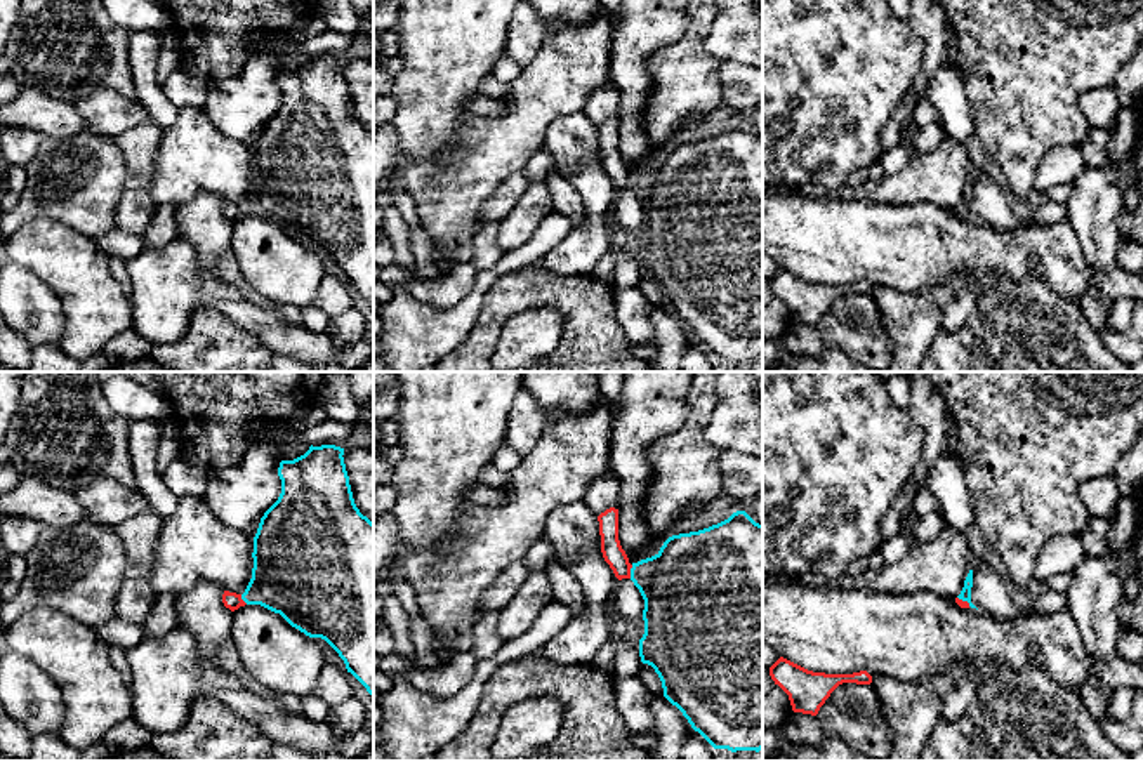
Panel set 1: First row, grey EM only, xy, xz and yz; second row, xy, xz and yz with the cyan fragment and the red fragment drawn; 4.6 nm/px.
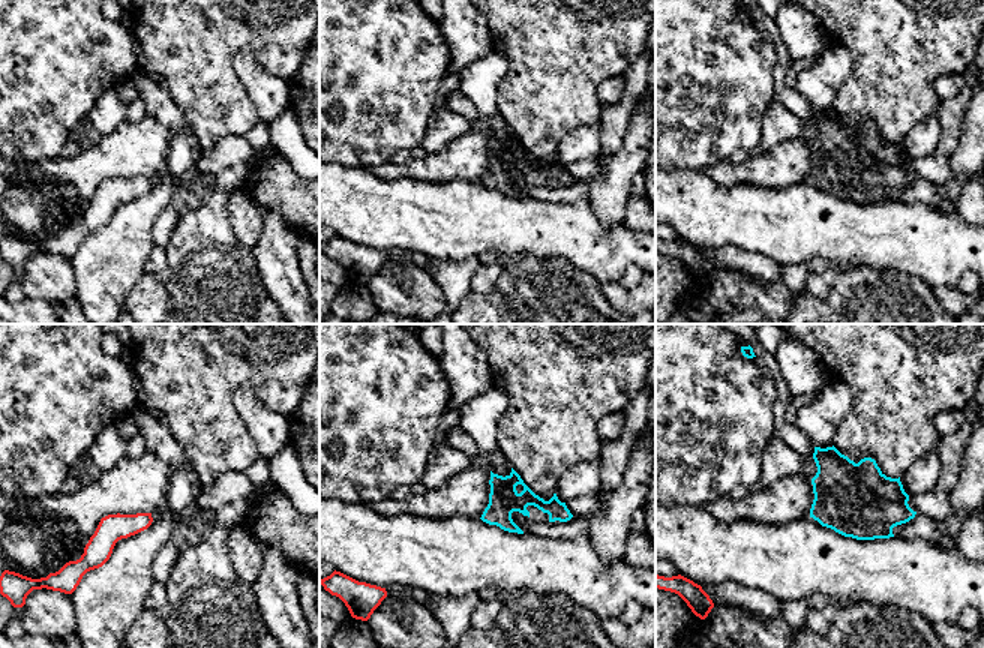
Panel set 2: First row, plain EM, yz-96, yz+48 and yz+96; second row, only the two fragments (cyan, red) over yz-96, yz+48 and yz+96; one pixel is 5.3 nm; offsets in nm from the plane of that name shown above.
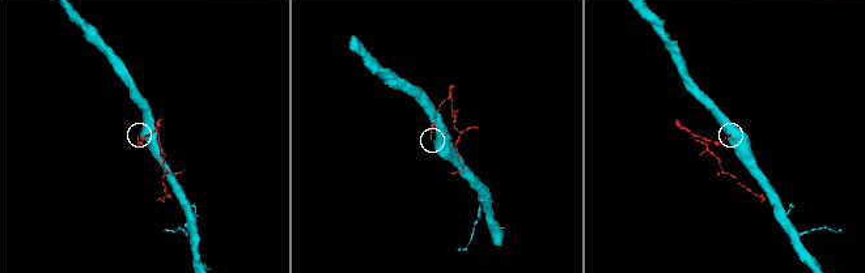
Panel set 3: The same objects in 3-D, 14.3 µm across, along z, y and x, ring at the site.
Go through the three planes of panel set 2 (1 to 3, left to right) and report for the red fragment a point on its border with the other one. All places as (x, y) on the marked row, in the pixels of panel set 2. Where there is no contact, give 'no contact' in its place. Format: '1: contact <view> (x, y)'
1: no contact
2: no contact
3: no contact

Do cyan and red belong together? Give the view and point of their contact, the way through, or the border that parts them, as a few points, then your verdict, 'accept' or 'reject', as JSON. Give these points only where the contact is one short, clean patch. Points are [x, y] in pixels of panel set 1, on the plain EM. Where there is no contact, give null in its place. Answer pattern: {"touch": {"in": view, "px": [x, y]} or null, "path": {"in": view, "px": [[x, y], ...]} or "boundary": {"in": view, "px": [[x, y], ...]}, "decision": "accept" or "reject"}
{"touch": {"in": "xz", "px": [631, 183]}, "boundary": {"in": "xz", "px": [[633, 176], [629, 188]]}, "decision": "reject"}

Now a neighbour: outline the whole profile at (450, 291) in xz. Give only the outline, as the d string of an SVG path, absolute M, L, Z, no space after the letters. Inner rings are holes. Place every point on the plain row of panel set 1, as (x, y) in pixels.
M455 264L450 273L439 280L408 280L403 285L408 294L436 308L448 309L457 308L474 288L476 271L471 264Z

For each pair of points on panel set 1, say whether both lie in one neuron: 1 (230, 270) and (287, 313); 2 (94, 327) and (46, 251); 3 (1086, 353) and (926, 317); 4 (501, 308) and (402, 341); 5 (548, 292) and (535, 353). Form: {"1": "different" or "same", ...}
{"1": "same", "2": "same", "3": "different", "4": "different", "5": "different"}

